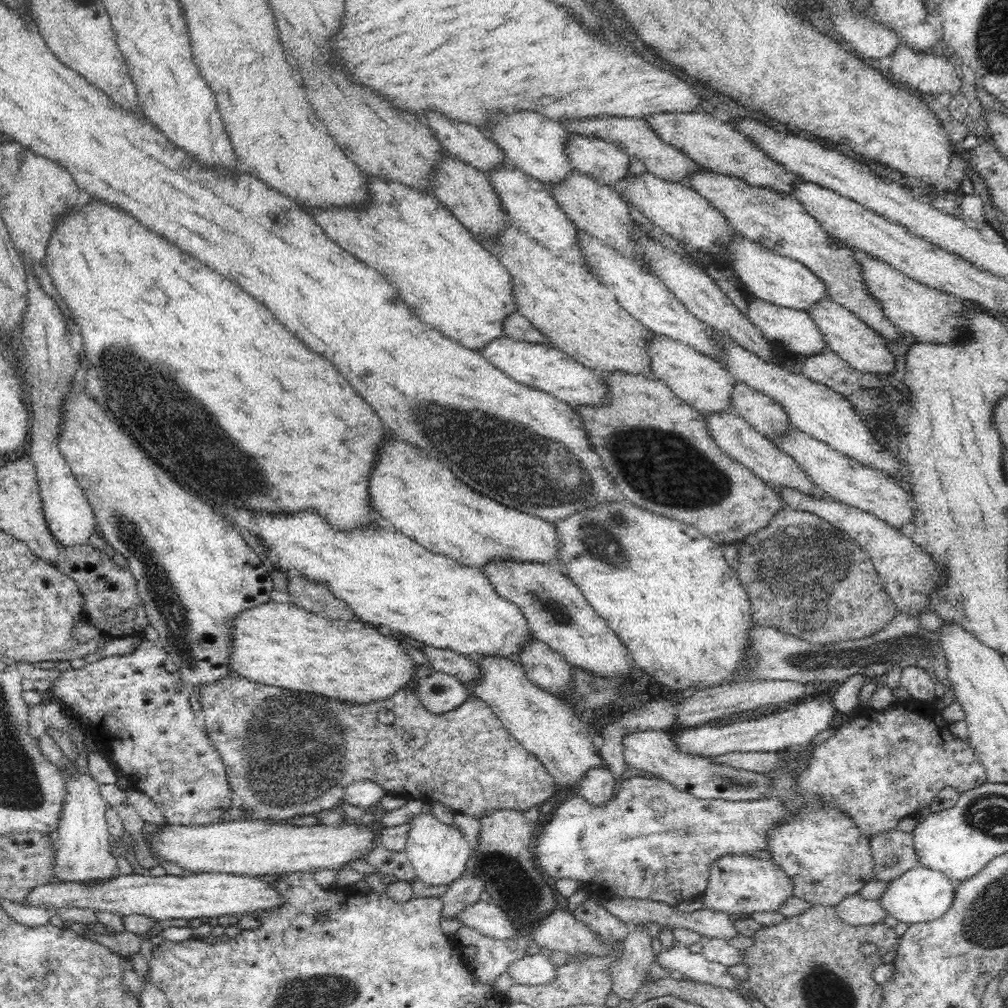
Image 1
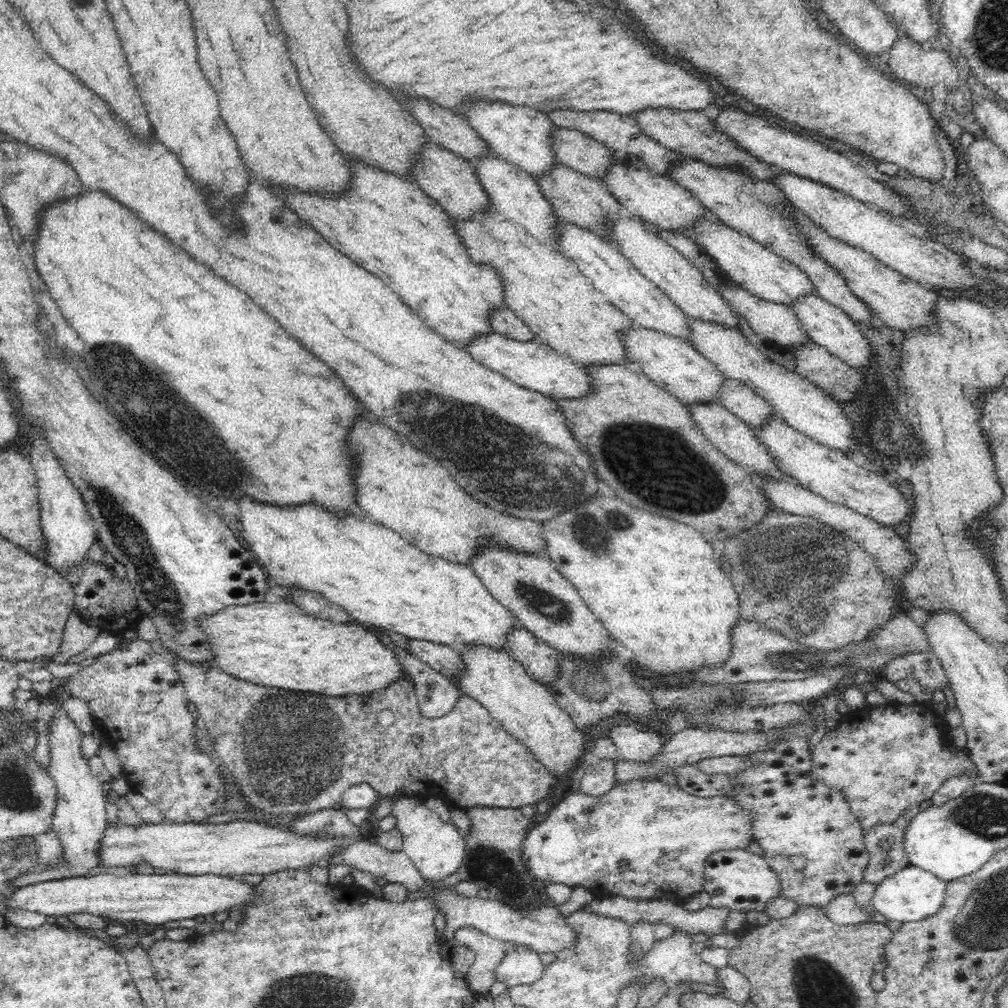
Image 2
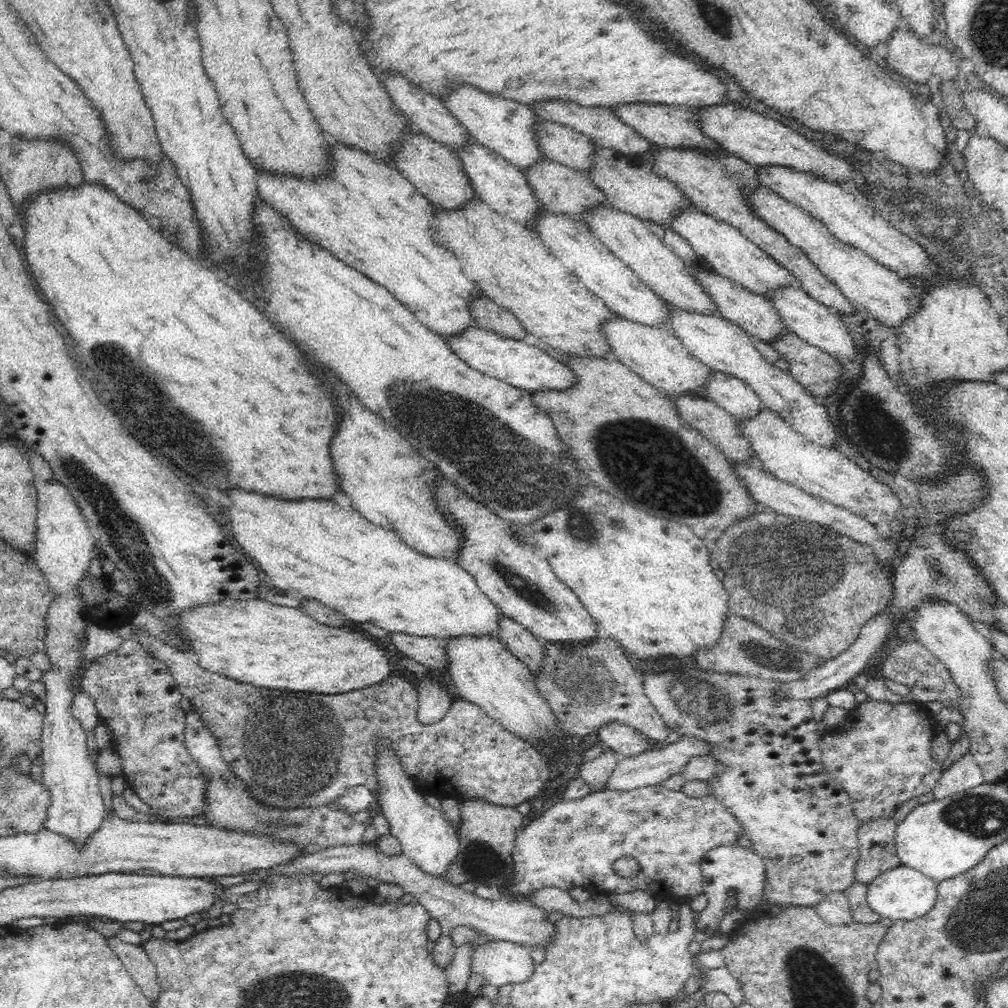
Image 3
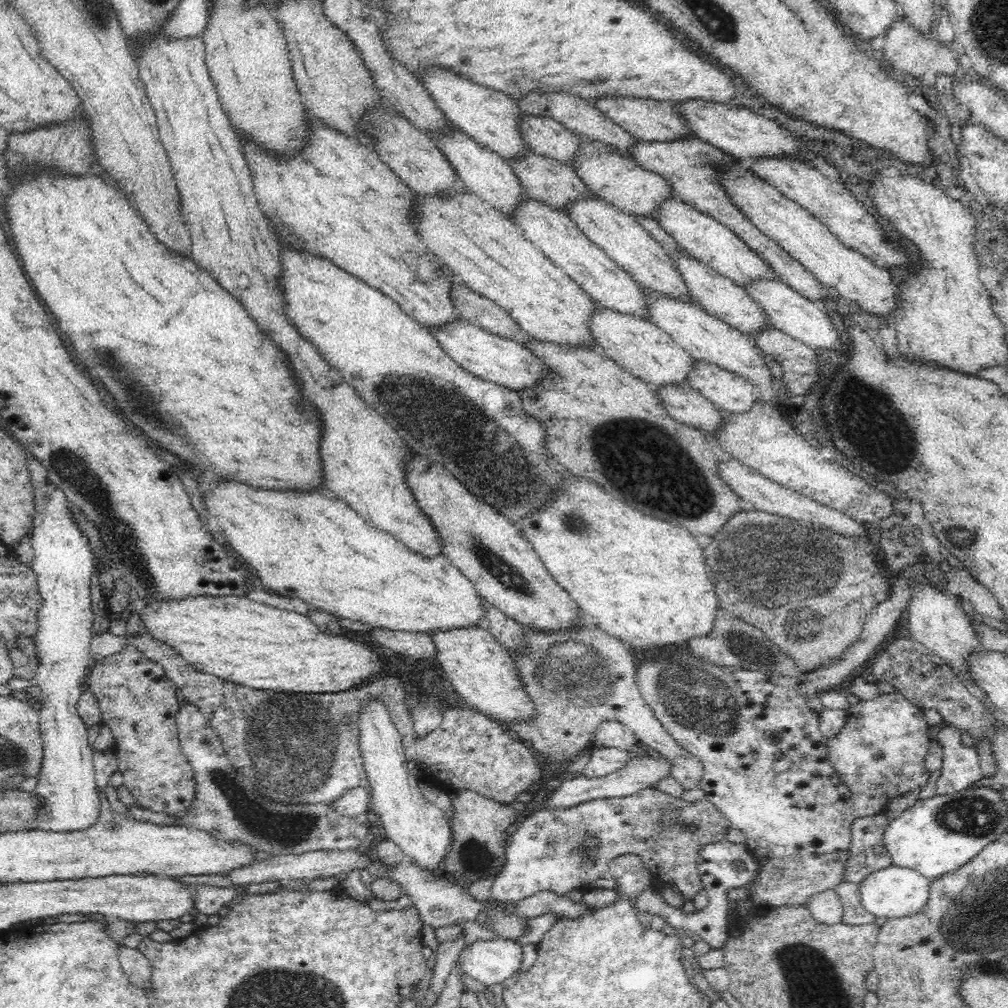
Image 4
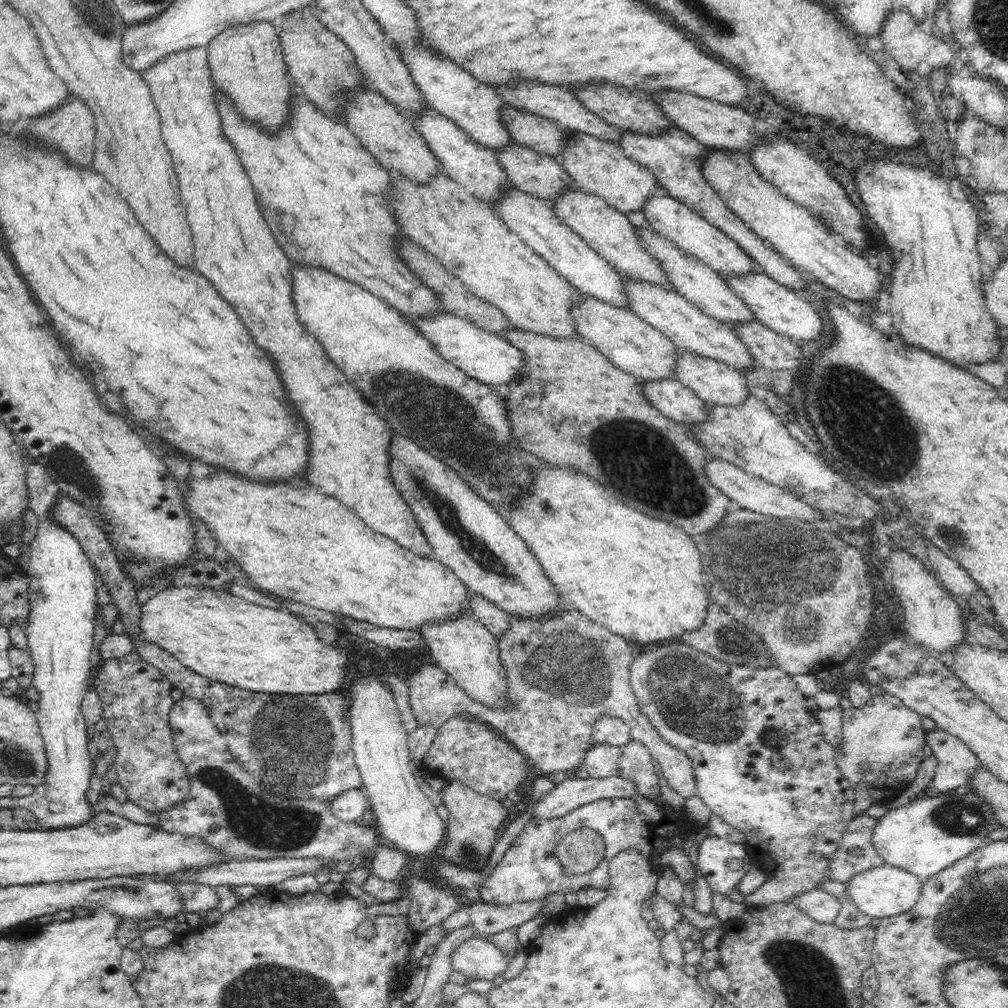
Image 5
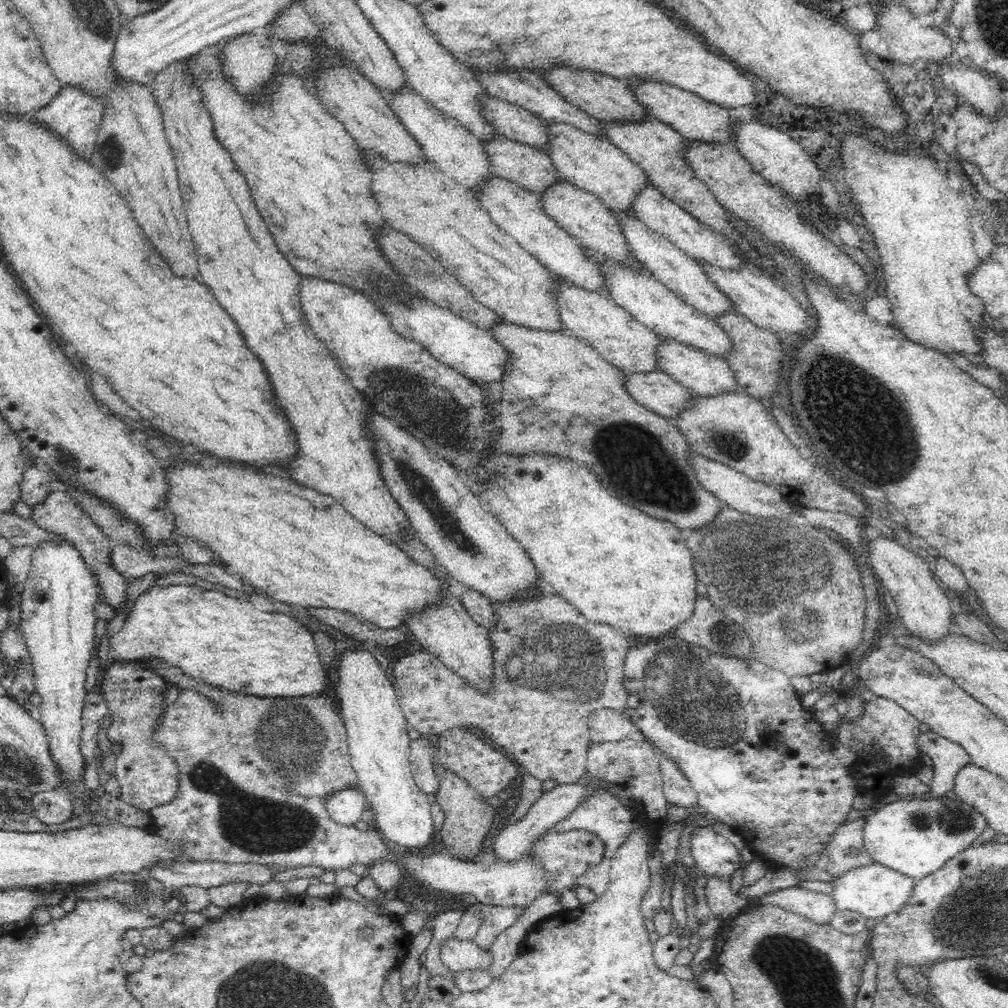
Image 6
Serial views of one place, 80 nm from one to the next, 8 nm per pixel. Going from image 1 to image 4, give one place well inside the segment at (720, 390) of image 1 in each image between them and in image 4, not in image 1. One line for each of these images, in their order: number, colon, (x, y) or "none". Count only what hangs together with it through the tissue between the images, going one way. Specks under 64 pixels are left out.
2: (670, 362)
3: (654, 353)
4: (643, 349)

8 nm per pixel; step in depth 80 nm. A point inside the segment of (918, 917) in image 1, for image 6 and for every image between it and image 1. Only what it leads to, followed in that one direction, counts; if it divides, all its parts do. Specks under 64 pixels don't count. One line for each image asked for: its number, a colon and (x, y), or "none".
2: (912, 894)
3: (902, 893)
4: (893, 892)
5: (885, 891)
6: (874, 891)

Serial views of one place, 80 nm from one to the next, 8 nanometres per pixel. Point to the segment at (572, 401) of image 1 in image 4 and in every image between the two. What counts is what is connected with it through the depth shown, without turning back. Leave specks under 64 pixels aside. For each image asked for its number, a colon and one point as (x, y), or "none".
2: (536, 366)
3: (528, 367)
4: (496, 359)

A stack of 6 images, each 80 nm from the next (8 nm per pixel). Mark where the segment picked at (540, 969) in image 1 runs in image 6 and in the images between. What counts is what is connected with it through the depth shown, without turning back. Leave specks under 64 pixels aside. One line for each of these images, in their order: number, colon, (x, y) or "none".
2: (522, 966)
3: (501, 963)
4: (490, 962)
5: (477, 958)
6: (457, 955)

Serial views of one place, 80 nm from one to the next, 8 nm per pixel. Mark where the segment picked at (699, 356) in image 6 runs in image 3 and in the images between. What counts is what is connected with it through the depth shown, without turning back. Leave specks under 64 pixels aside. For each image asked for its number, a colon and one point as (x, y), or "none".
3: (735, 396)
4: (732, 393)
5: (716, 383)

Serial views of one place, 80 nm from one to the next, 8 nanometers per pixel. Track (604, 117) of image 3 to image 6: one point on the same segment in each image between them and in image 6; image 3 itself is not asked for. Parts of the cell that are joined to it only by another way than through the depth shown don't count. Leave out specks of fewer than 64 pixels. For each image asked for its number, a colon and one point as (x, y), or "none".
4: (578, 115)
5: (551, 102)
6: (530, 91)

